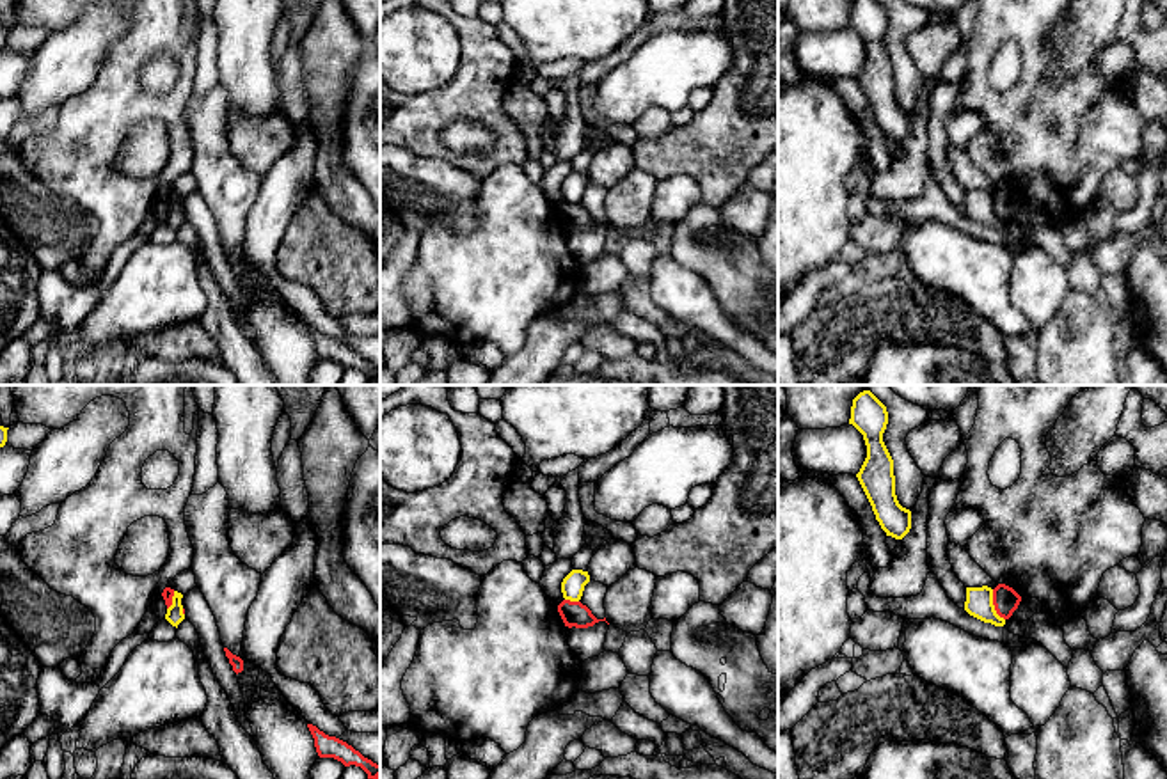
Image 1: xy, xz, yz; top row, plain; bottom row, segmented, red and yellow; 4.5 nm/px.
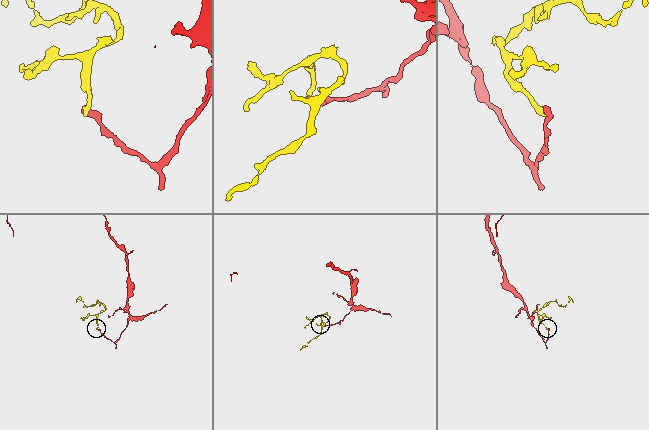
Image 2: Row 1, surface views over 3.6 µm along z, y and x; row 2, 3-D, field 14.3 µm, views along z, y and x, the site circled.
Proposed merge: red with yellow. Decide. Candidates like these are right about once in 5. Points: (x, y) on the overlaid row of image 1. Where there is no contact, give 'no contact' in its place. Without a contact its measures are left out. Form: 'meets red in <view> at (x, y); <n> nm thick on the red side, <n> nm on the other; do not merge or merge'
meets red in yz at (993, 604); 120 nm thick on the red side, 130 nm on the other; do not merge

